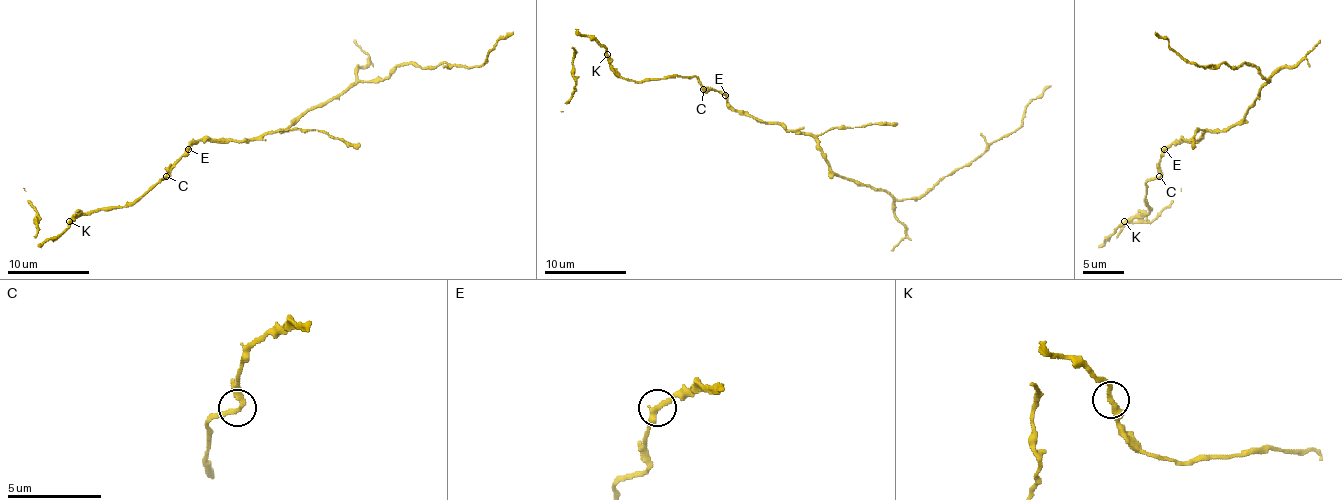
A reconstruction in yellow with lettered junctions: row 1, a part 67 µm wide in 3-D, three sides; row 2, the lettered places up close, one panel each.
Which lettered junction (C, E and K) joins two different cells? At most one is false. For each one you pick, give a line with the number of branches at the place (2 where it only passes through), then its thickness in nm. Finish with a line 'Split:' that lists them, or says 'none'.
Split: none

